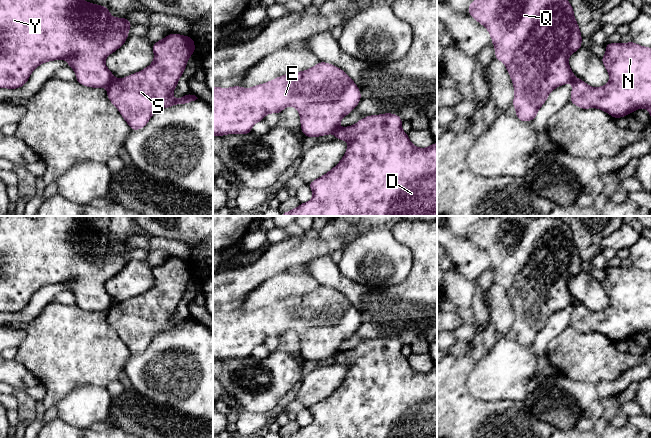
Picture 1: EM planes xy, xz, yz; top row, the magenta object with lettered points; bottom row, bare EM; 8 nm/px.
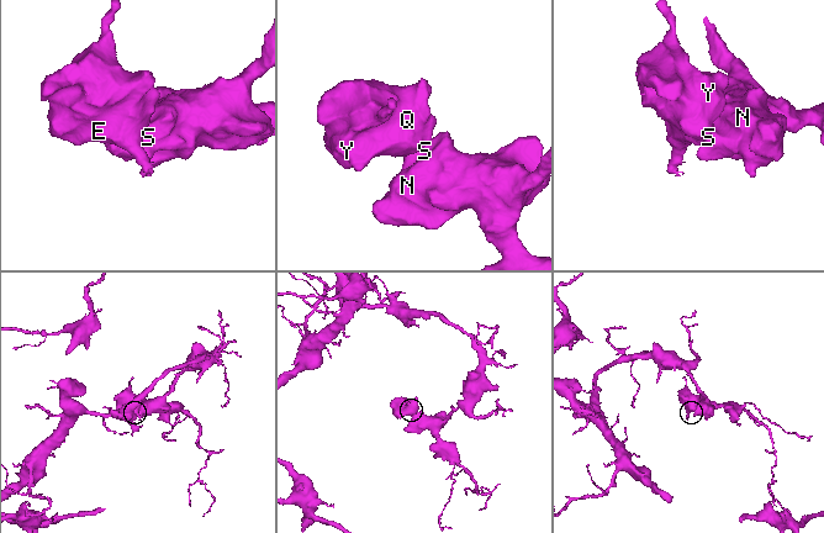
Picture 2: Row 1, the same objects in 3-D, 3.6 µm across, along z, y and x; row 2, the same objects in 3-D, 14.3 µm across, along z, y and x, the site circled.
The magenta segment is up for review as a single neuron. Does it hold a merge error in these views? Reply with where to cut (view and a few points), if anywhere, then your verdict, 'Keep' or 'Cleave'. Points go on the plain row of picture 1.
Split along xy (114, 301), (108, 311). Cleave

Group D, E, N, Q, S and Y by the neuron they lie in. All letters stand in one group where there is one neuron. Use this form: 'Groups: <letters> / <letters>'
Groups: D N S / E Q Y

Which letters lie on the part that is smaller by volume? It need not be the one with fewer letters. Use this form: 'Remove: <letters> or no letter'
Remove: E, Q, Y

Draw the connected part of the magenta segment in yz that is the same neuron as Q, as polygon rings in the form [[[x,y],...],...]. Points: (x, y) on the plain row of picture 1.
[[[493,216],[473,224],[468,237],[488,254],[495,271],[495,283],[503,286],[507,292],[515,314],[512,329],[520,345],[535,344],[538,334],[552,314],[574,306],[576,301],[570,293],[568,283],[582,271],[582,259],[572,229],[560,217]]]

